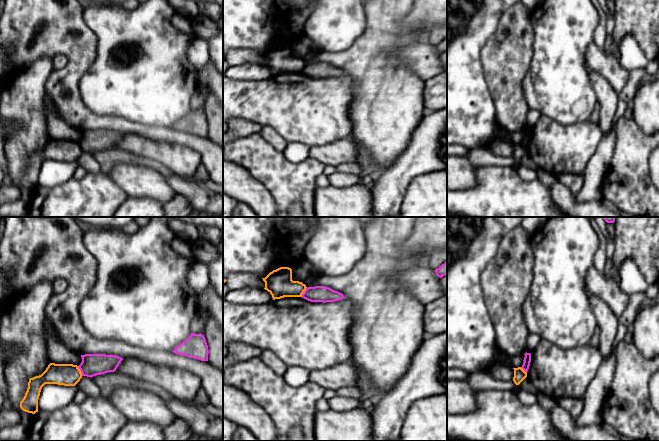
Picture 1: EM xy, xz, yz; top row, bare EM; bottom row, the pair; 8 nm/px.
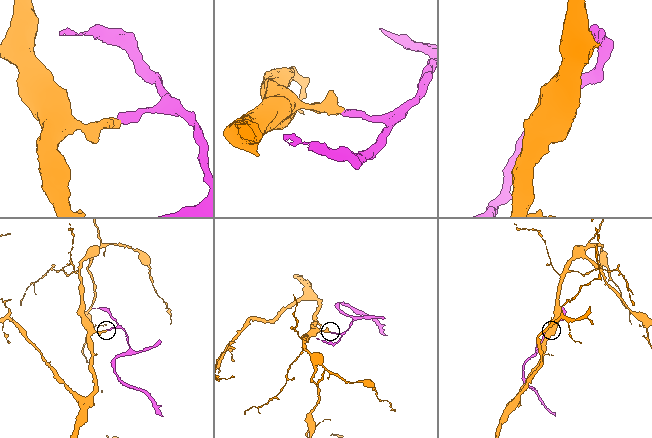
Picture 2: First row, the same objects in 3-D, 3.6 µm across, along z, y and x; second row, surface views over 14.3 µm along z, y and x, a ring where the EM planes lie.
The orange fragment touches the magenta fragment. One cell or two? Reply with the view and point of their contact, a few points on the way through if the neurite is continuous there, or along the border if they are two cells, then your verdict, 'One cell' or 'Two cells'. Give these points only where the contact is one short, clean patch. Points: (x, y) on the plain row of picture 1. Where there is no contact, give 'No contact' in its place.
Touches orange at xy (80, 147). Boundary: xy (77, 142), (82, 151). Two cells

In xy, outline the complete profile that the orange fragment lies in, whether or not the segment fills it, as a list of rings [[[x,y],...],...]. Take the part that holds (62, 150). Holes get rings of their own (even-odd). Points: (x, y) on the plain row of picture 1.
[[[50,139],[41,151],[29,155],[20,184],[25,188],[35,190],[38,188],[38,175],[45,160],[75,162],[81,154],[82,149],[77,141]]]

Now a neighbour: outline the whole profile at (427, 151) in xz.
[[[447,108],[425,115],[414,130],[407,148],[395,163],[376,174],[371,188],[373,217],[398,217],[411,180],[425,173],[447,170]]]

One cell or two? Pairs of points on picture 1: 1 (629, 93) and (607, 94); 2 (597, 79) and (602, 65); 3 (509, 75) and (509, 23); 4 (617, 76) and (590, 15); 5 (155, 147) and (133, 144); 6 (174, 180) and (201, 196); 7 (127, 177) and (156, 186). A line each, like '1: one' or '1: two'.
1: two
2: two
3: one
4: two
5: one
6: one
7: one

